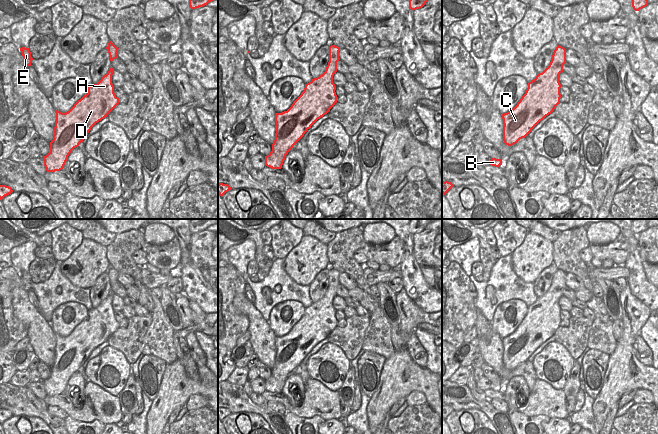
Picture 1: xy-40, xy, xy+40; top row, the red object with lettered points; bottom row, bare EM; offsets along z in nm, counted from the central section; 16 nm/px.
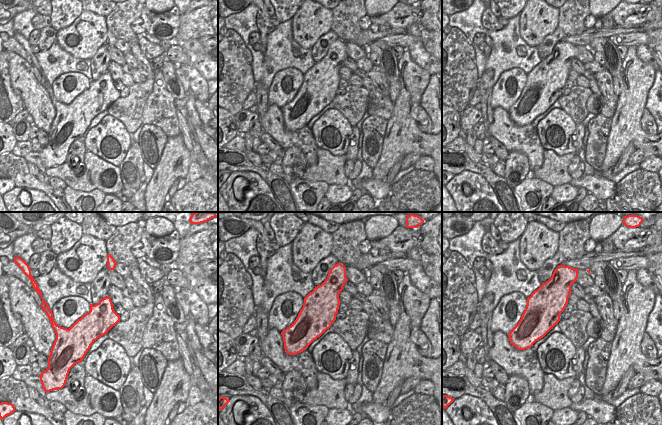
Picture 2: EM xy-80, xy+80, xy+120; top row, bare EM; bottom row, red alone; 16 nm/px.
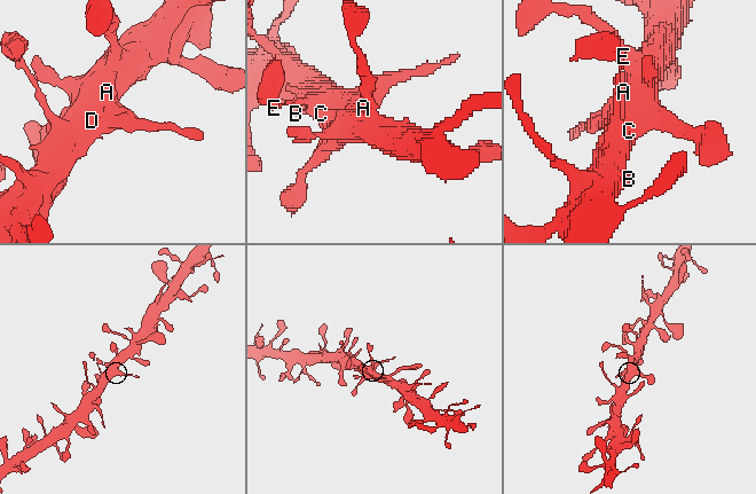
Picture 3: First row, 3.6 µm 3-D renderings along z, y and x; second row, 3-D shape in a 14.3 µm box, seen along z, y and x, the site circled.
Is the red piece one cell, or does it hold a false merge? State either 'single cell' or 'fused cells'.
single cell

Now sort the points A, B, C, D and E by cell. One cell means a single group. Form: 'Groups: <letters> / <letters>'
Groups: A B C D E.

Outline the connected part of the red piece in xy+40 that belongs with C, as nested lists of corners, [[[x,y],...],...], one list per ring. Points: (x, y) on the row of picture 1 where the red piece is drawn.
[[[557,46],[549,66],[528,83],[528,88],[517,105],[502,114],[503,141],[512,146],[525,138],[532,129],[551,114],[560,103],[559,75],[566,63],[566,49]]]

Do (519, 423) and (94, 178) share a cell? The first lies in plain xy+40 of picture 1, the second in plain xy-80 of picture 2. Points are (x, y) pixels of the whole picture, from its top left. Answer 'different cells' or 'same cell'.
different cells

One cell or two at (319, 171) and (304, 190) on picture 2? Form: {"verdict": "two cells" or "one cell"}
{"verdict": "two cells"}

